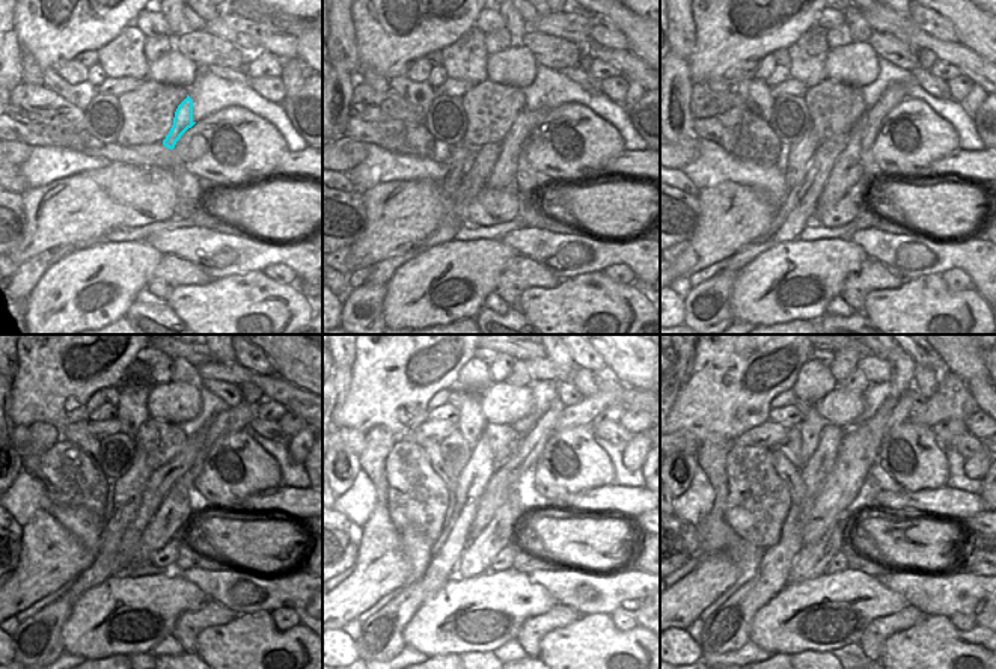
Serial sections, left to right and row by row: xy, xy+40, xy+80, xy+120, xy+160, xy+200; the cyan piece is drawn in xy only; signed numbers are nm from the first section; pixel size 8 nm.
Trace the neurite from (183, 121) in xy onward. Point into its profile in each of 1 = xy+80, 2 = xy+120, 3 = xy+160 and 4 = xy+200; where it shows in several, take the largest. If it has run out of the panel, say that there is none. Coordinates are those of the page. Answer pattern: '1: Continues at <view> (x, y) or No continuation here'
1: Continues at xy+80 (846, 177)
2: Continues at xy+120 (172, 516)
3: Continues at xy+160 (476, 558)
4: Continues at xy+200 (812, 559)

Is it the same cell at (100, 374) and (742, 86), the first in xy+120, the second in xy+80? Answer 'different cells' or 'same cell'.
different cells

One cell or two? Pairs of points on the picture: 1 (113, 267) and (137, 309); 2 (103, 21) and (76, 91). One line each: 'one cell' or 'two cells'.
1: two cells
2: two cells

